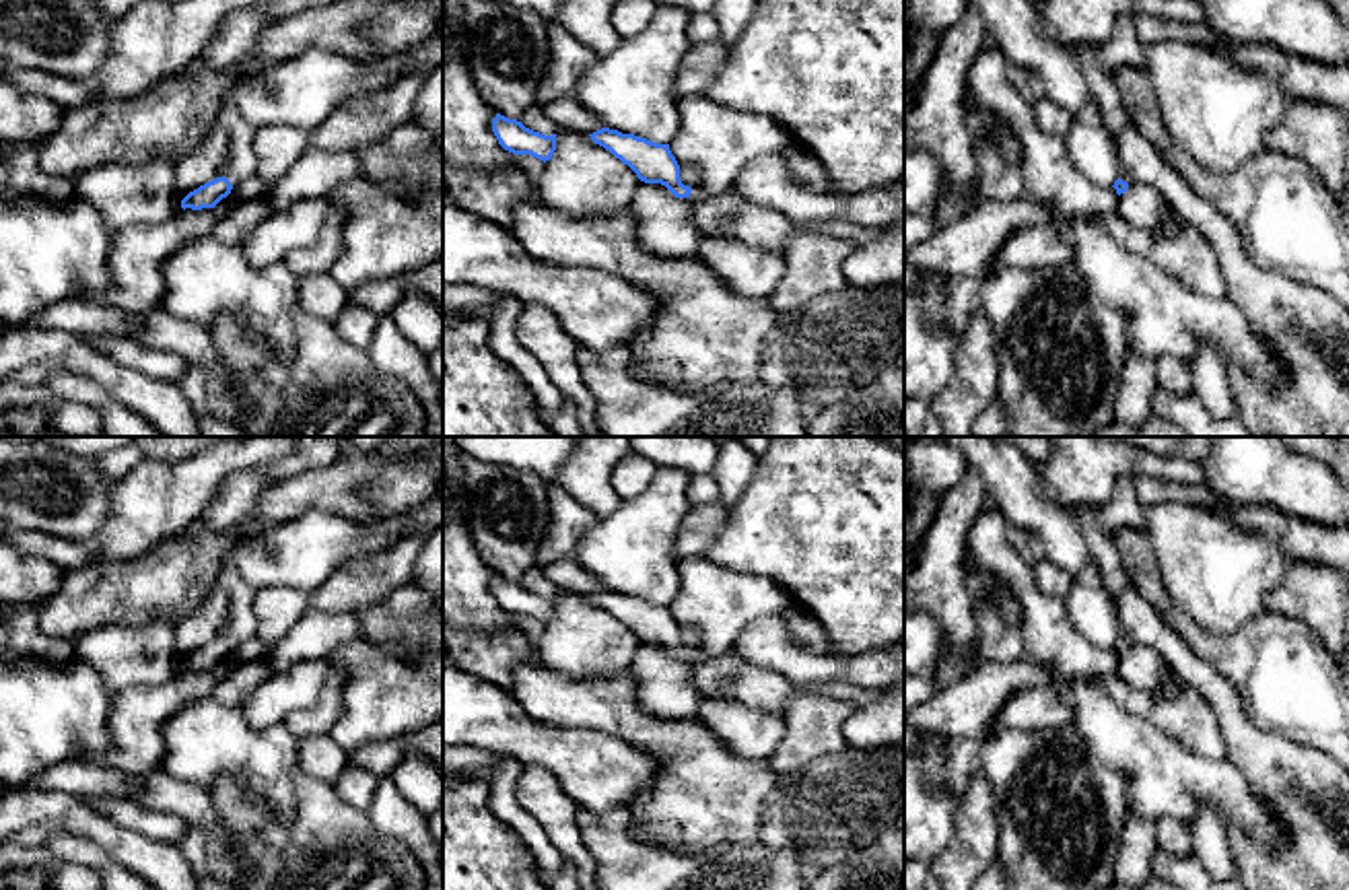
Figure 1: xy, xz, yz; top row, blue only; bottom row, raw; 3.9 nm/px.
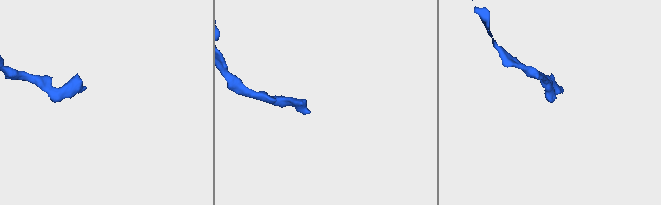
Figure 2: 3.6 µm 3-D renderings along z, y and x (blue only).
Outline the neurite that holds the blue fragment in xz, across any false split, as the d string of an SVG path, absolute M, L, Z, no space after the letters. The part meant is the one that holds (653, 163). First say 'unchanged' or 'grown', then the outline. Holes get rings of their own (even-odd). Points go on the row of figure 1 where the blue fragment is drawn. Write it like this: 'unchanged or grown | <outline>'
grown | M601 128L589 134L591 140L616 159L628 165L645 183L661 183L676 198L690 198L692 202L706 202L711 196L700 185L684 185L680 179L680 165L669 150L669 144L657 144L634 134Z

